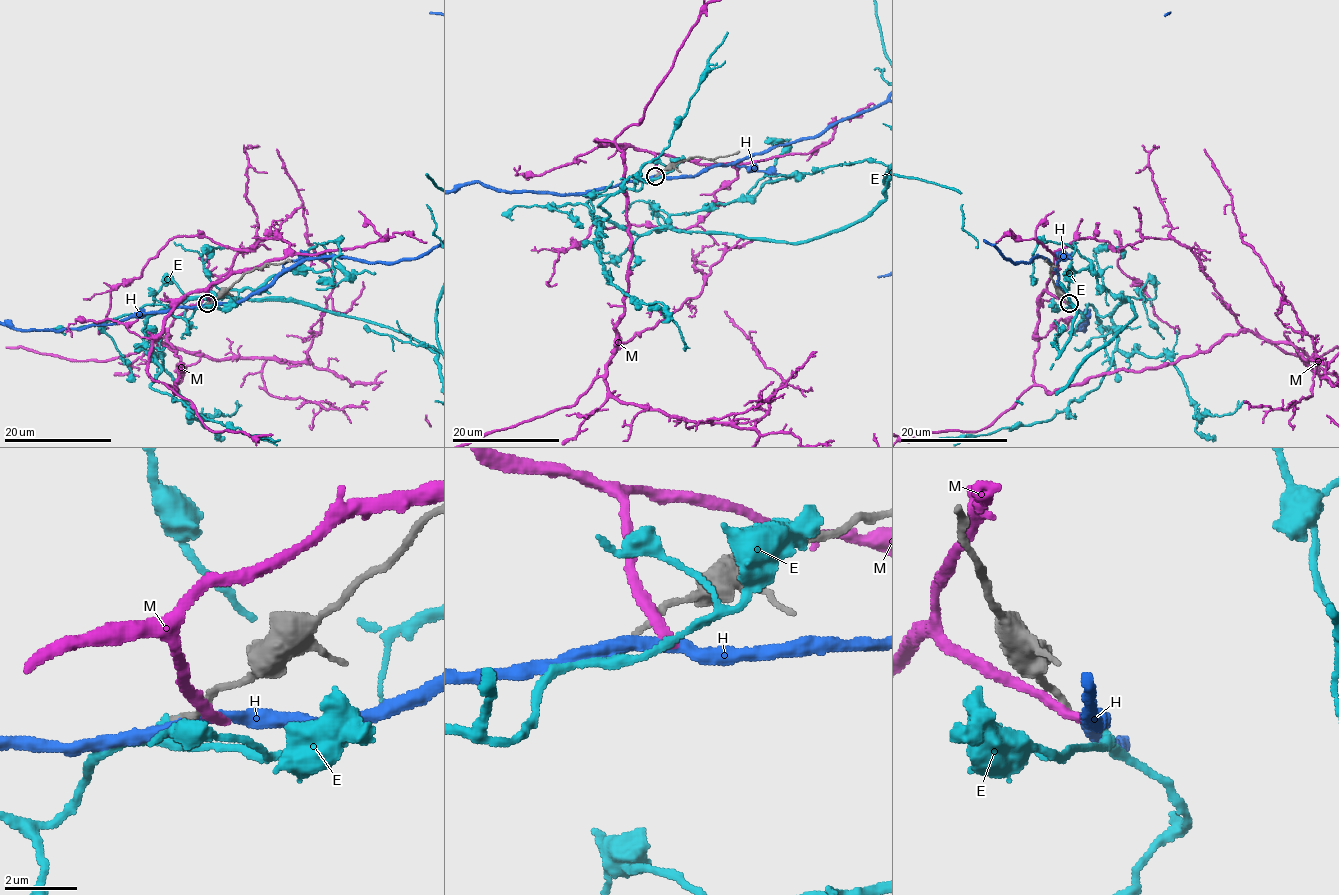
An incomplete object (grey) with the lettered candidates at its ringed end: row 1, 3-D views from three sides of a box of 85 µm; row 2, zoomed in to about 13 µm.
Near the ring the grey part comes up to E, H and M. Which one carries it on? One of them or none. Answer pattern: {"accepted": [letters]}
{"accepted": ["E"]}

